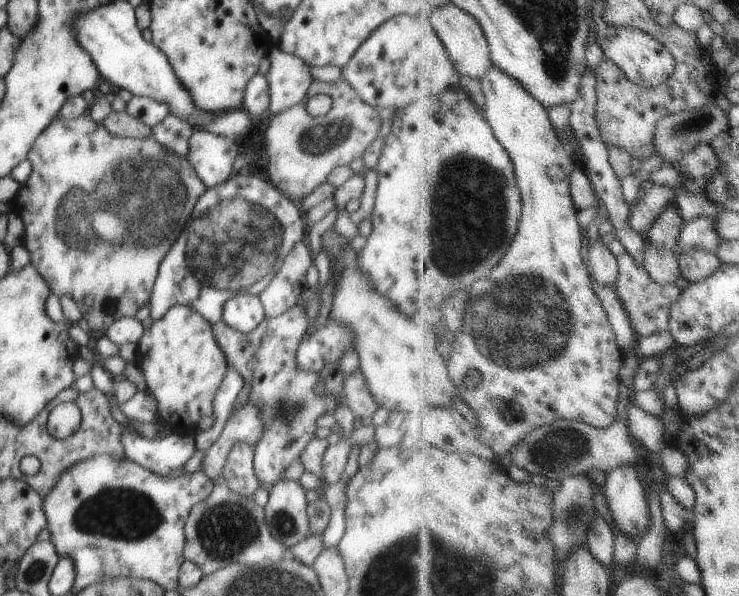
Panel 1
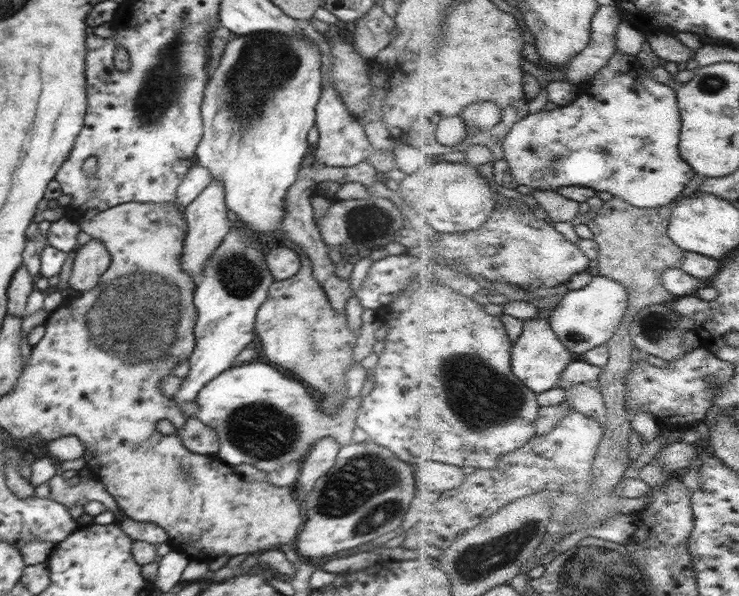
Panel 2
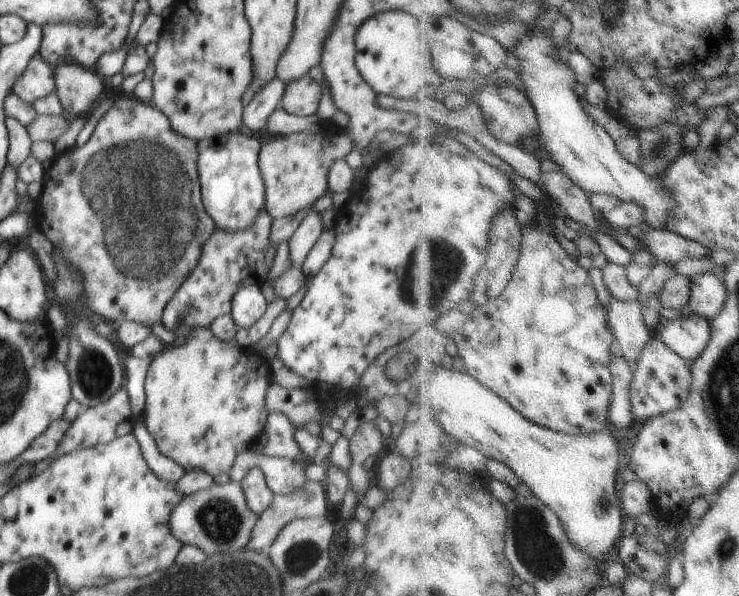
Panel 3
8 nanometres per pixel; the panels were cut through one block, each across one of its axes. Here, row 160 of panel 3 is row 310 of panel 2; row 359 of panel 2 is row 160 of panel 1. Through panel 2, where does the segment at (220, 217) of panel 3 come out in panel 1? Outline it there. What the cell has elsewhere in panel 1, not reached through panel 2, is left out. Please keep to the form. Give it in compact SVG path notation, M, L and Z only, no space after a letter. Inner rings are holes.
M194 129L189 138L187 159L206 188L226 182L234 171L238 142L206 129Z

